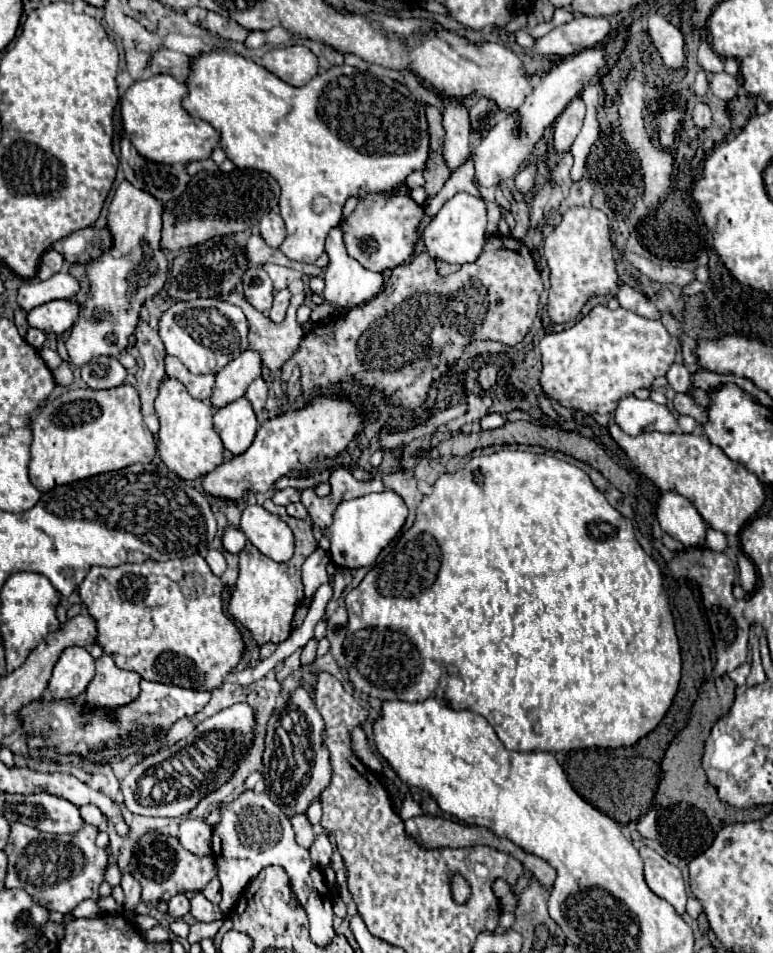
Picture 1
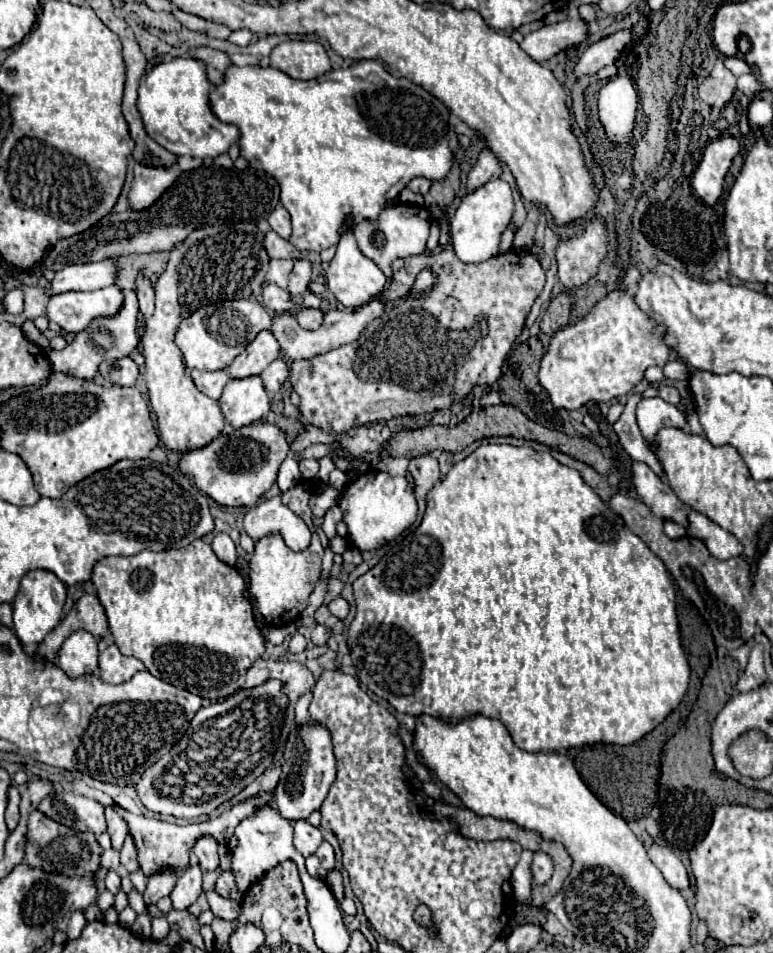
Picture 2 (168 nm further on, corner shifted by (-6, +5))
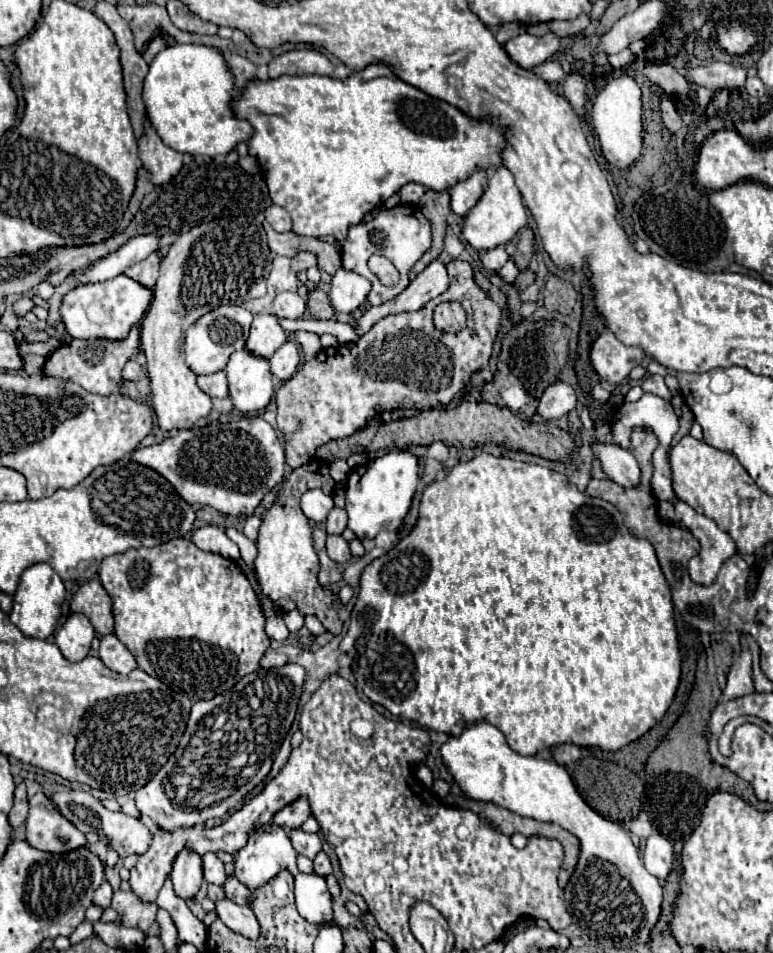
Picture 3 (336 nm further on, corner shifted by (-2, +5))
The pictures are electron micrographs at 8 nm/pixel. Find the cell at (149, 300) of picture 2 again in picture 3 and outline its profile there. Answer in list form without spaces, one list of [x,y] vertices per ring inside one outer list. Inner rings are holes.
[[[150,254],[146,260],[130,266],[126,270],[126,276],[140,282],[142,286],[148,286],[152,290],[156,286],[156,280],[158,280],[158,266],[160,266],[160,256]]]

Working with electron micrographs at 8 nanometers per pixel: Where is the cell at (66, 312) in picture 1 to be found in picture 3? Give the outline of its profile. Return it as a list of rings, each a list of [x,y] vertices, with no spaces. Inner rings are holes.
[[[116,276],[106,282],[78,286],[70,290],[60,304],[62,322],[72,338],[108,338],[108,340],[122,340],[128,336],[130,328],[140,324],[144,312],[150,304],[152,292],[142,284],[130,280],[128,276]]]

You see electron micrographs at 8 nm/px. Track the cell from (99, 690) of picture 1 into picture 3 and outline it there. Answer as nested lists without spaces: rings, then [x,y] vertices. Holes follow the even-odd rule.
[[[114,634],[100,638],[98,656],[104,662],[104,666],[108,666],[110,670],[118,674],[130,674],[138,666],[136,658],[128,652],[128,648]]]

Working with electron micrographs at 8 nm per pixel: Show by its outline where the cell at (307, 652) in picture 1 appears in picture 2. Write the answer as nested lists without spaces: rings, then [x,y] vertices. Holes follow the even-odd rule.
[[[316,624],[314,630],[312,630],[312,642],[314,642],[316,646],[324,646],[324,644],[328,642],[328,638],[330,638],[330,630],[328,630],[326,626]]]

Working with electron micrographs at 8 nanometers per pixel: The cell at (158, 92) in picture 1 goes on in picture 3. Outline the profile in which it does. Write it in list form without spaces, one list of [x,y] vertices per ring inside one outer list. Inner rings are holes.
[[[174,44],[162,50],[144,78],[142,98],[146,114],[158,136],[170,148],[192,156],[228,154],[238,142],[252,136],[246,120],[234,118],[228,100],[232,100],[234,76],[226,68],[220,50],[198,44]]]

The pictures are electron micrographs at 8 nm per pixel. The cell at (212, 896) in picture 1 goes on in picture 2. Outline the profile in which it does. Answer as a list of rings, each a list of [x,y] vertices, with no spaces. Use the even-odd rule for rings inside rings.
[[[230,870],[222,872],[218,882],[216,882],[216,892],[224,898],[232,898],[232,900],[242,900],[242,892],[238,890],[236,882],[234,882],[234,876]]]

